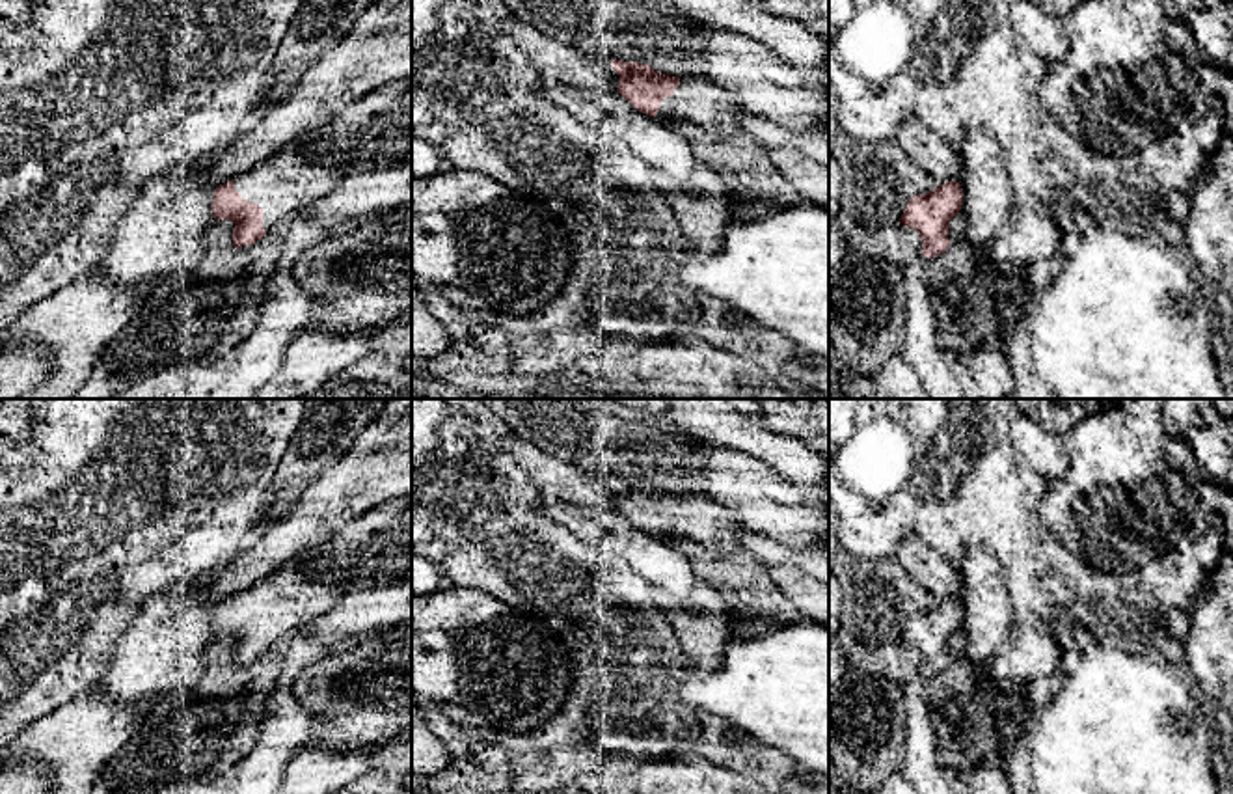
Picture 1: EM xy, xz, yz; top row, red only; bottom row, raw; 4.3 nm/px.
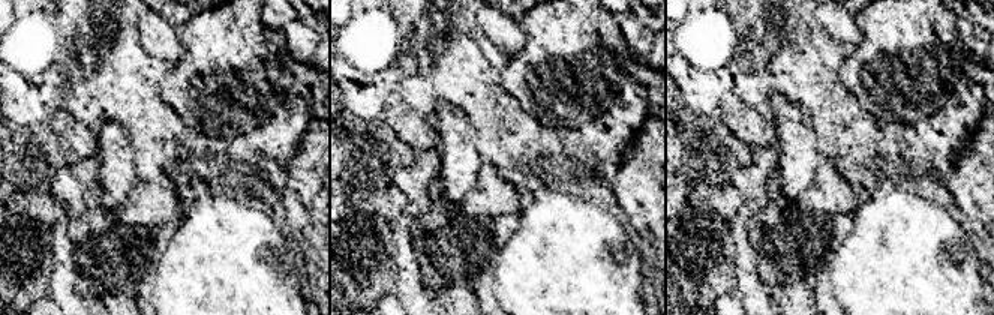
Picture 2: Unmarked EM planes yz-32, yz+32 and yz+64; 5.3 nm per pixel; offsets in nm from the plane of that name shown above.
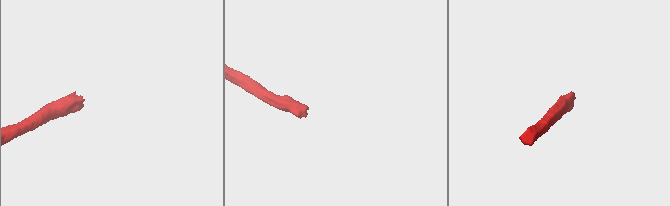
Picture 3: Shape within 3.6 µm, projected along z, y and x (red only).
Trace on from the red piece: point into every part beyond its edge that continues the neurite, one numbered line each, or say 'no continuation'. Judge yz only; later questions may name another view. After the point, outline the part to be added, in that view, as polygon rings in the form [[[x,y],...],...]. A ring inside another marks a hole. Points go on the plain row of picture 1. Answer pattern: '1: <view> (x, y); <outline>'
no continuation

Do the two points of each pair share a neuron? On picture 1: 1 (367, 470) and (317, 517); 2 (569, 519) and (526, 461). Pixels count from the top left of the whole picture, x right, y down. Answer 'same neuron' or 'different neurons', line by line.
1: same neuron
2: different neurons

